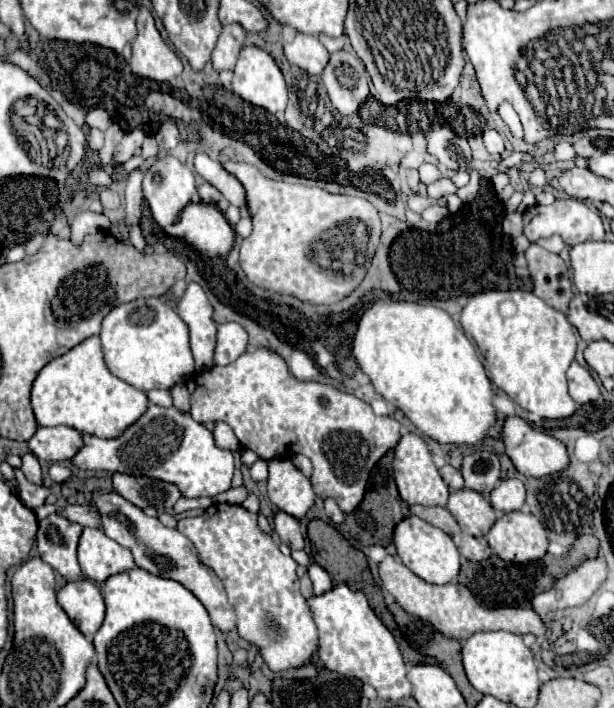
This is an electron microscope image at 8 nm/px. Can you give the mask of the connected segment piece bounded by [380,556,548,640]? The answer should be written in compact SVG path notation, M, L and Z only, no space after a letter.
M386 556L382 560L380 578L382 578L382 586L396 598L396 602L406 614L412 614L412 616L418 616L430 622L438 632L442 632L448 638L468 640L472 634L484 632L484 630L506 630L518 636L524 636L524 634L542 636L548 630L546 624L542 624L540 616L530 606L488 610L470 594L466 586L458 582L450 582L444 586L432 586L424 582L422 578L416 578L416 574L412 574L396 556Z

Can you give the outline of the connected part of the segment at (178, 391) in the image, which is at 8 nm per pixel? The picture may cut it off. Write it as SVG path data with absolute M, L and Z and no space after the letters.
M176 384L172 390L172 398L174 398L174 408L180 412L188 412L190 410L190 394L186 390L184 384Z

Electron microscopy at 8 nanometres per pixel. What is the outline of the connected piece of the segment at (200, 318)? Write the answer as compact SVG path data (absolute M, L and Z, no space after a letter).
M188 284L184 296L178 300L178 314L190 328L190 348L196 372L210 370L214 366L216 322L212 320L212 306L198 284Z

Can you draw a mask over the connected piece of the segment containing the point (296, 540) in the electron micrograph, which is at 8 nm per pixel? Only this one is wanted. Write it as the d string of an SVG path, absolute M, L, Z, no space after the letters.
M278 512L274 516L274 530L280 536L282 544L288 544L290 550L302 550L304 548L304 536L300 532L300 522L292 518L290 514Z

